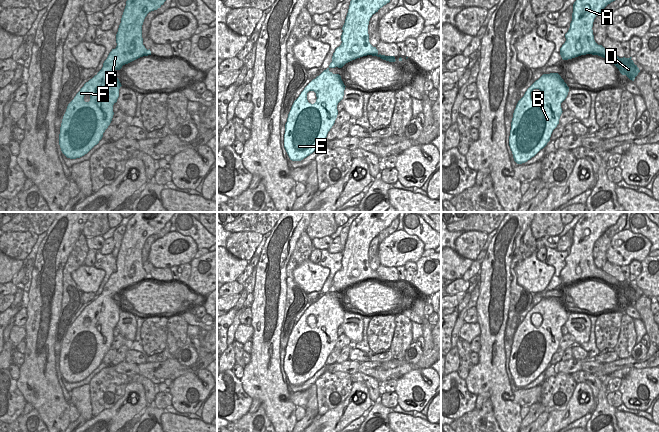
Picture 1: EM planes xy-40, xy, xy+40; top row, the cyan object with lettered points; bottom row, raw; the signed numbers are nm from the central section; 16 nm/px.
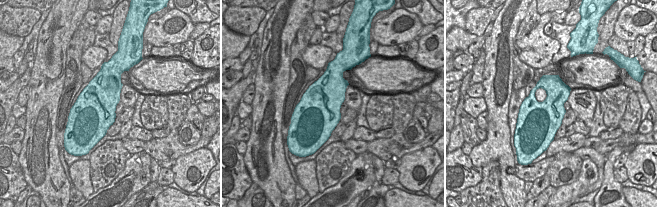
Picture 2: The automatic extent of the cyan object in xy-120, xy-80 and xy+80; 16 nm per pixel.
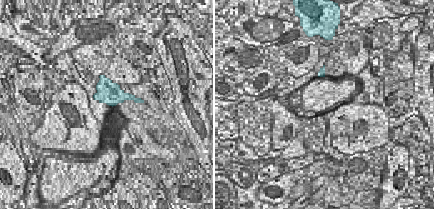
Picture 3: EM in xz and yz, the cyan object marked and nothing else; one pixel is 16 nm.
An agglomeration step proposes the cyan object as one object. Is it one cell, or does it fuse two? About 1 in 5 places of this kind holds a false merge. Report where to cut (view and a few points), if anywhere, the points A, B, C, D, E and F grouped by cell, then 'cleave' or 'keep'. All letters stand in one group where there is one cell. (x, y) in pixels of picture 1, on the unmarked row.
no cut | A B C D E F | keep

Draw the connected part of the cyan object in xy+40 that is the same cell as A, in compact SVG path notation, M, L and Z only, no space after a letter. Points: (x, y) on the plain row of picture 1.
M586 212L573 228L572 245L565 258L566 265L560 272L563 284L572 283L581 279L592 278L601 280L612 286L622 299L634 305L640 296L637 289L630 282L619 282L613 276L594 264L593 246L597 239L625 212Z

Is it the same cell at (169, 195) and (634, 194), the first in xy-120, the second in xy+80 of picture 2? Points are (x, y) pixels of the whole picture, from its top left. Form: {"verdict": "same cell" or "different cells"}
{"verdict": "same cell"}

